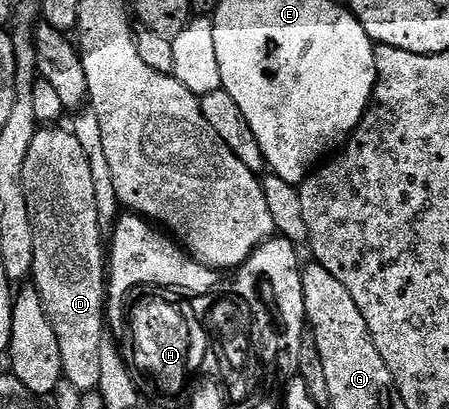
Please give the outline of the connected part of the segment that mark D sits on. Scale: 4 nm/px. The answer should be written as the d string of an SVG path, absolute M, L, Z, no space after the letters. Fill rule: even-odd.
M59 128L38 129L36 136L31 140L31 148L27 148L27 160L23 162L23 188L27 196L27 212L31 212L31 228L35 232L35 264L31 275L31 282L42 298L43 308L46 310L47 320L58 337L59 351L62 356L62 372L64 381L70 382L78 392L96 391L99 384L99 354L100 341L107 332L107 246L101 237L103 231L99 224L99 208L95 208L95 184L91 180L91 164L87 160L87 152L79 144L77 137L68 129Z

